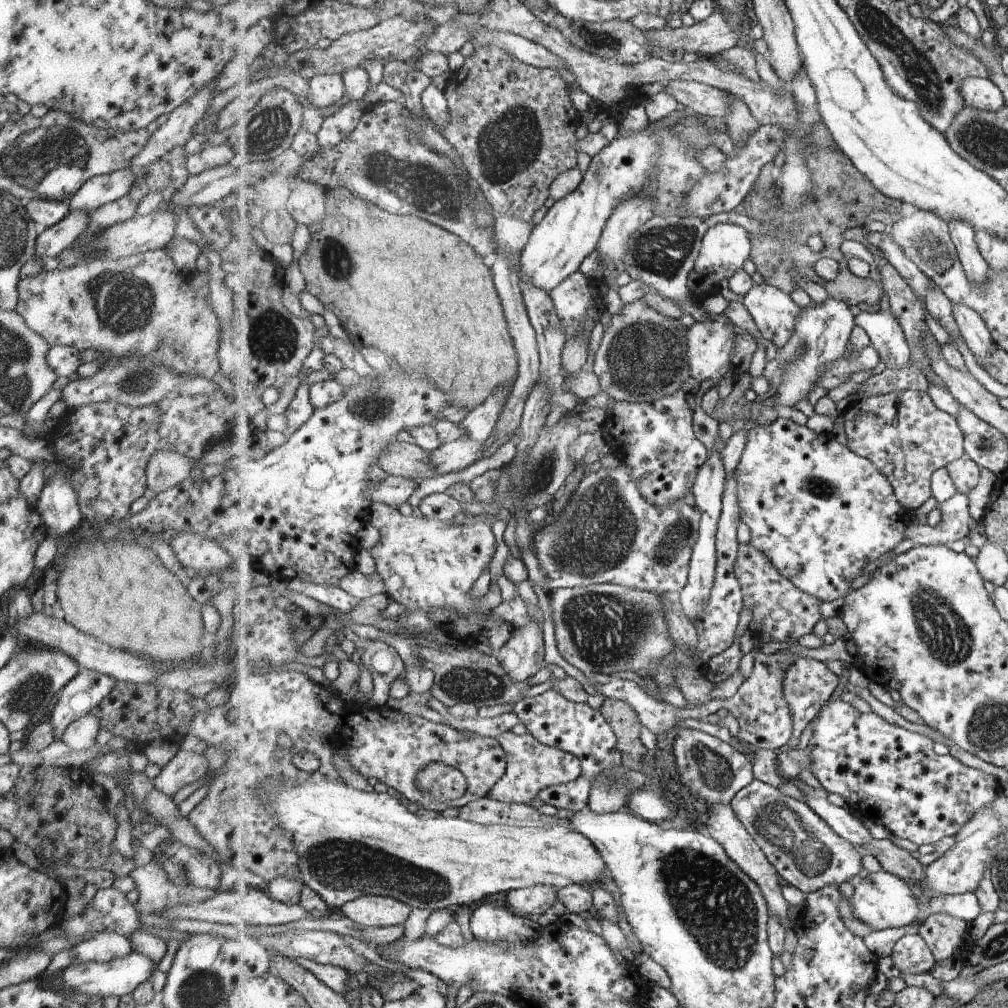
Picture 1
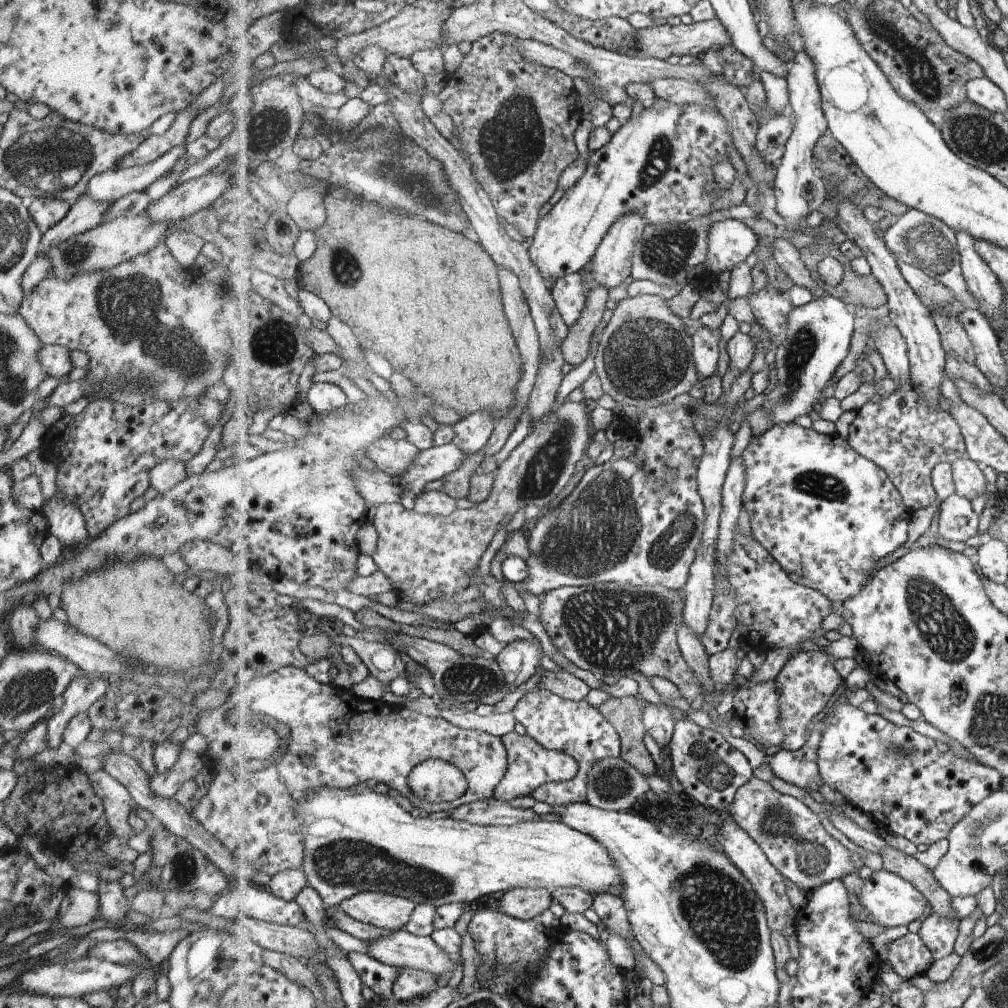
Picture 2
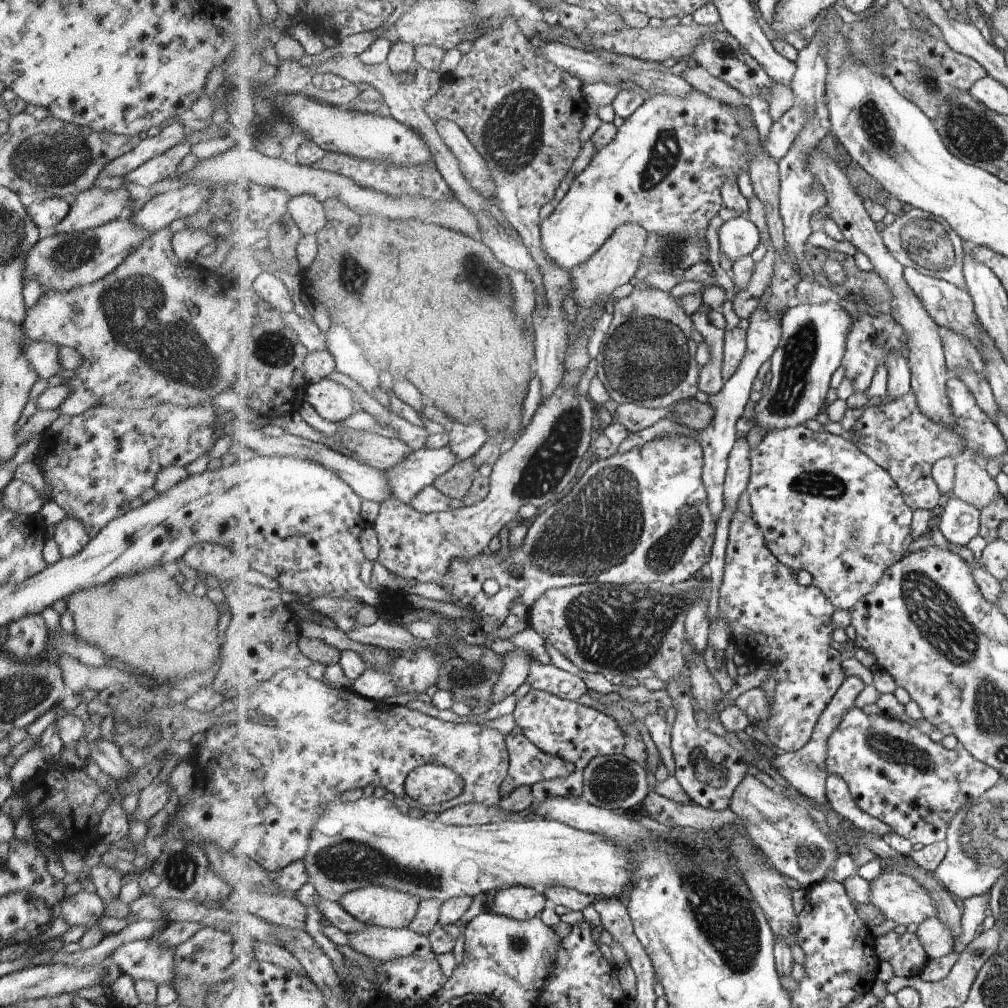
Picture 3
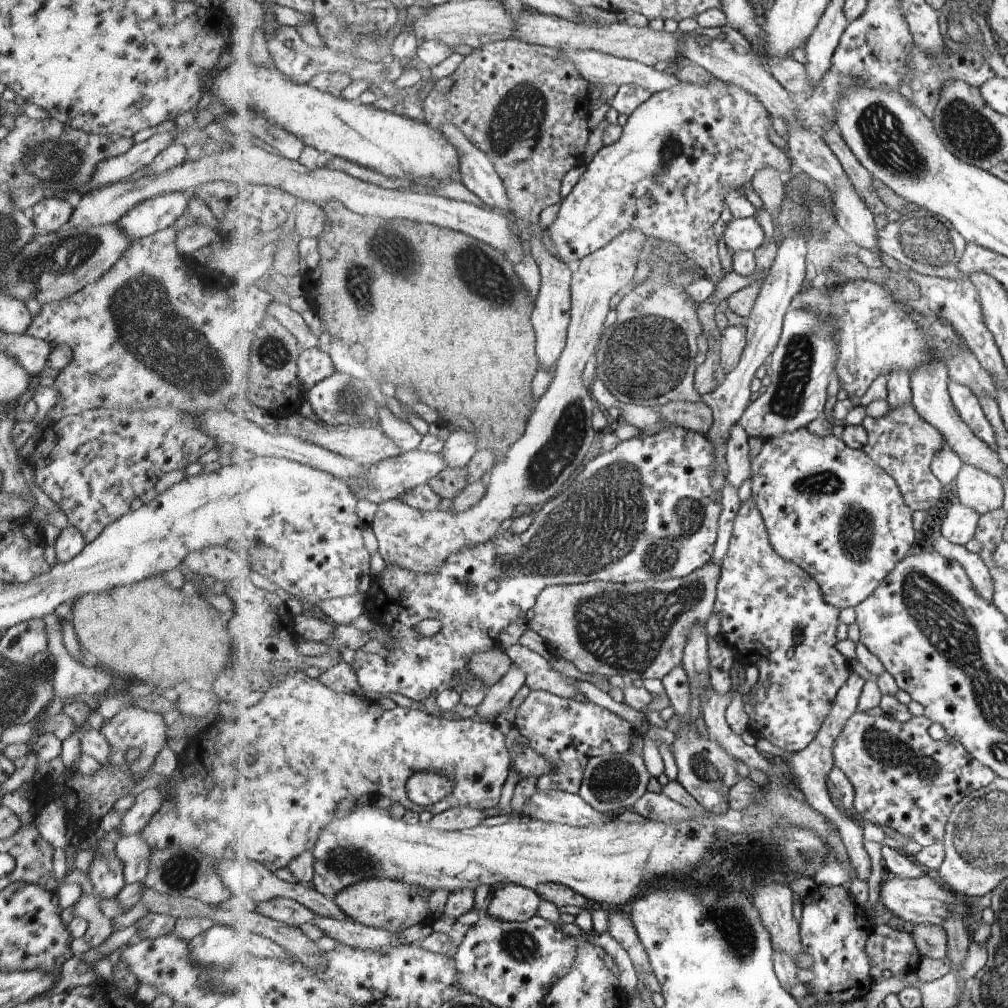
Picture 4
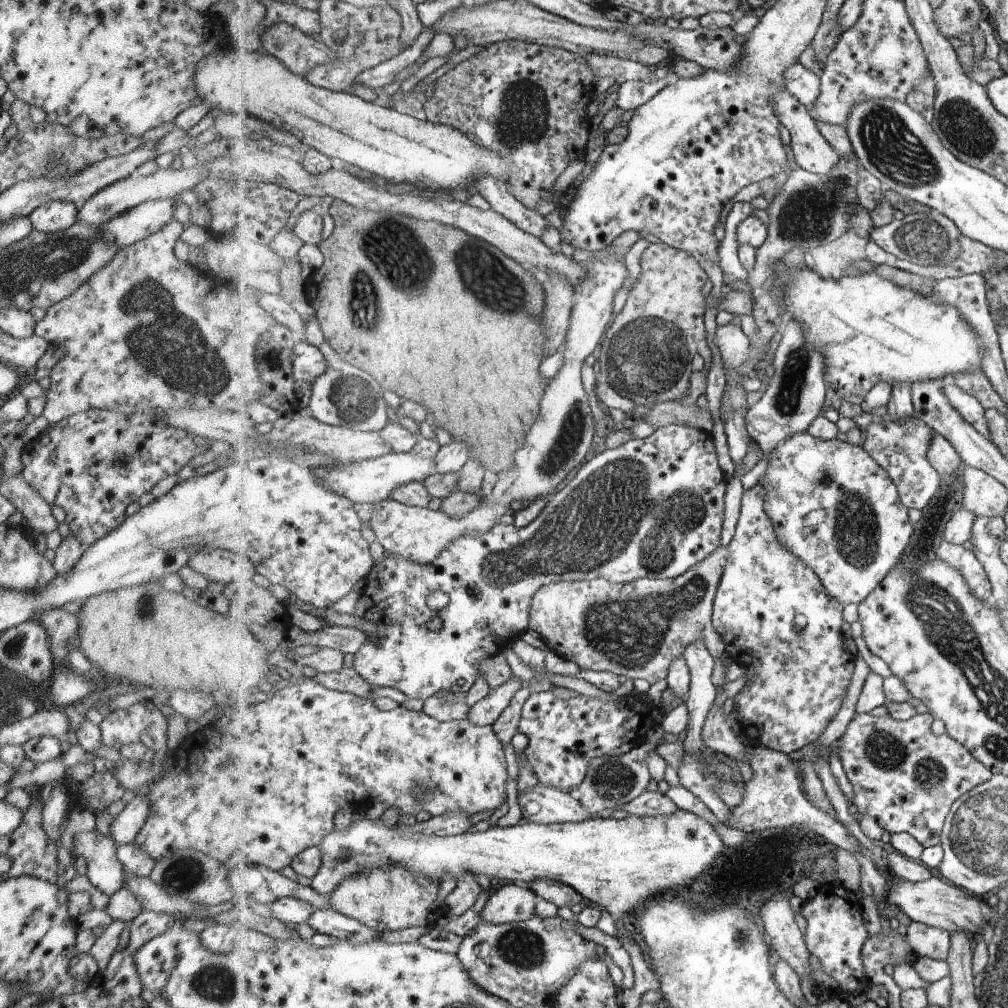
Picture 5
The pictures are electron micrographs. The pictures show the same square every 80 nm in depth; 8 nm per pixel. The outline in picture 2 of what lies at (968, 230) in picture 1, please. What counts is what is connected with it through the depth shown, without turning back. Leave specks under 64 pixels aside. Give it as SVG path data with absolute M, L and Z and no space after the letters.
M965 230L956 231L957 242L962 260L962 272L965 276L969 292L975 300L981 302L979 311L989 320L996 332L1001 332L1005 326L1005 296L1000 278L991 272L989 264L975 250L975 236Z

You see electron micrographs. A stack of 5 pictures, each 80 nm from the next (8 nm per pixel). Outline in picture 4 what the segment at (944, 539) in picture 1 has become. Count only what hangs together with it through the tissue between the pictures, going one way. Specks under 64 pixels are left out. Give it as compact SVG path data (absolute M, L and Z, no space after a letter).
M961 502L953 504L943 520L942 536L957 545L965 545L977 534L981 514Z

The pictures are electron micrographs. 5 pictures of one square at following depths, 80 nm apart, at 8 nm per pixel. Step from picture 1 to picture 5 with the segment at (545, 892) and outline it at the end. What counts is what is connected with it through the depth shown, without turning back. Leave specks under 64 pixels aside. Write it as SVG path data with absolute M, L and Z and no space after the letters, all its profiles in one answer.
M516 883L504 885L480 907L481 918L494 924L531 920L539 899L529 886Z

